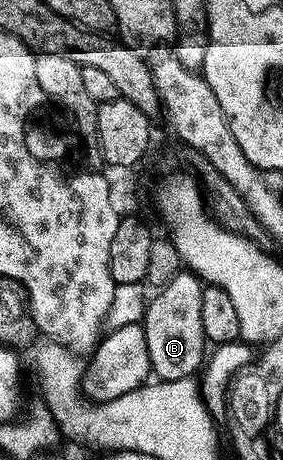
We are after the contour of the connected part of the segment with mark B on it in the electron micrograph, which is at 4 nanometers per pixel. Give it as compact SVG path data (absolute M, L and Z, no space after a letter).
M180 270L172 282L149 299L142 319L151 373L163 383L189 379L204 360L206 339L200 323L203 283L193 272Z

